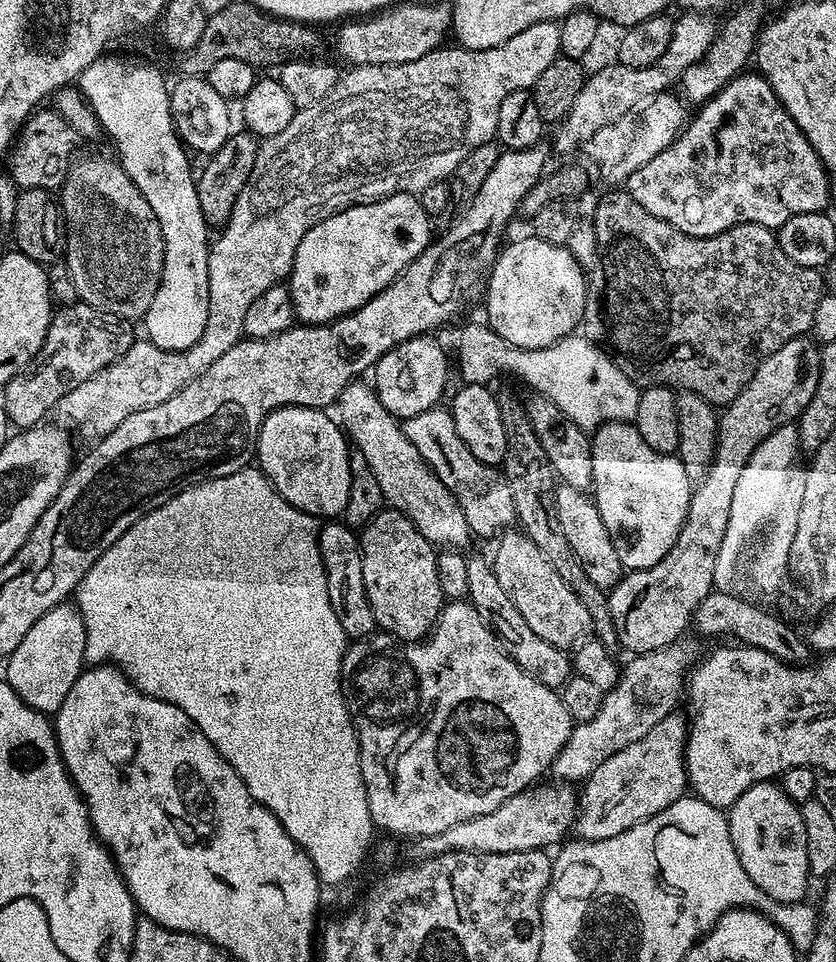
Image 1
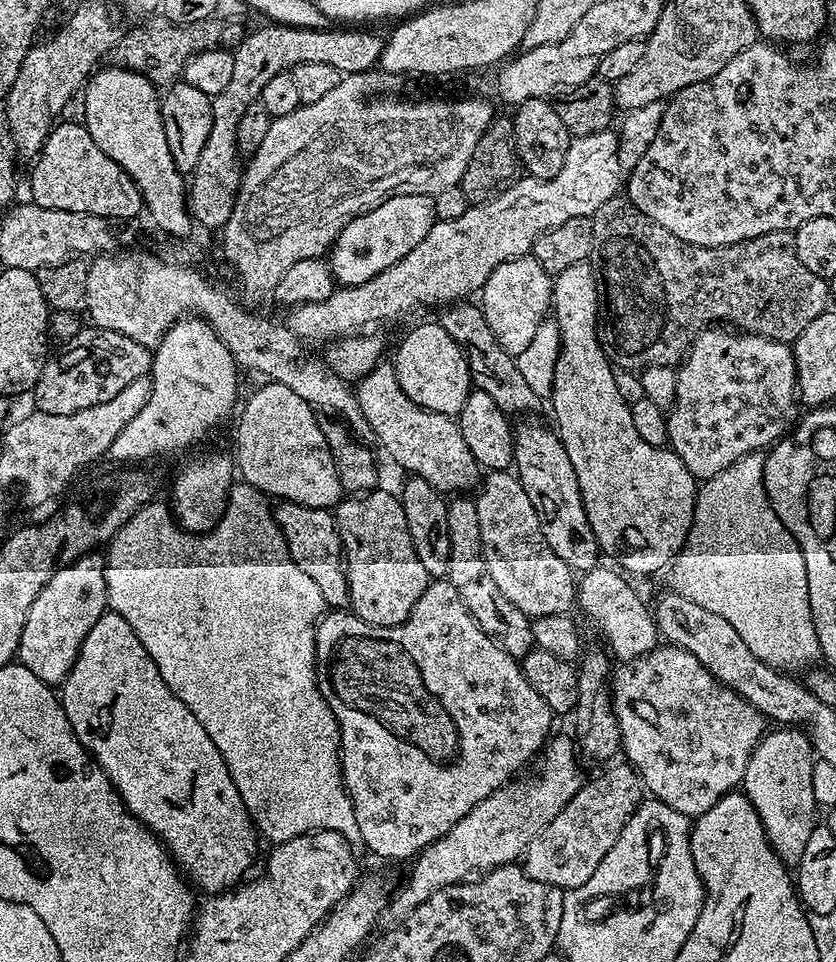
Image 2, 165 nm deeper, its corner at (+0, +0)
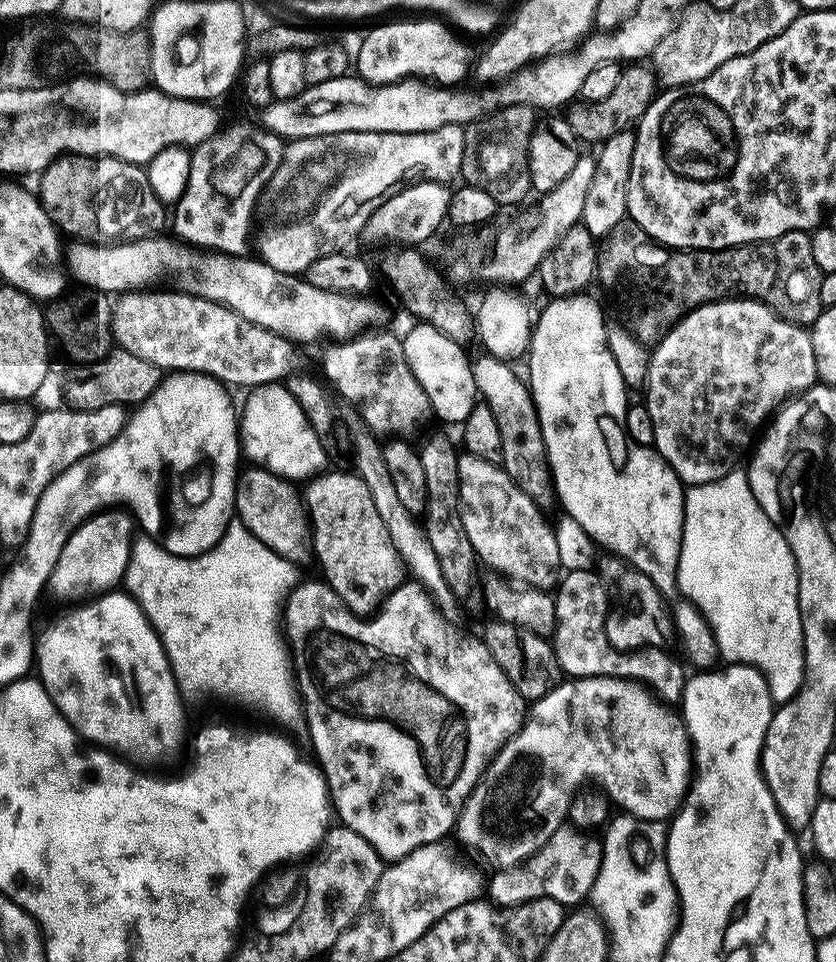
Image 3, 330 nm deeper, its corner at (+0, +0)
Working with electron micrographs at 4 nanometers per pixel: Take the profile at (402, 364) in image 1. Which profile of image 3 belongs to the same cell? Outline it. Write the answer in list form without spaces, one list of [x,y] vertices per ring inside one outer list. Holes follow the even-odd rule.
[[[416,322],[413,325],[402,336],[404,353],[414,378],[418,378],[418,386],[426,390],[431,415],[436,415],[448,424],[463,425],[464,419],[478,402],[470,358],[464,354],[465,349],[458,342],[446,338],[446,334],[442,334],[434,326],[427,322]]]

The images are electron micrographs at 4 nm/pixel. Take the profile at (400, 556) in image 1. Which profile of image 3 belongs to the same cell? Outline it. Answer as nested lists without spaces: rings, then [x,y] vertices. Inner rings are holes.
[[[352,470],[330,471],[313,476],[303,485],[304,490],[302,488],[302,504],[310,525],[310,548],[314,560],[316,556],[324,571],[323,579],[336,591],[340,601],[354,613],[372,614],[395,588],[405,583],[406,569],[398,550],[394,550],[394,542],[390,542],[390,534],[386,534],[386,526],[374,506],[374,498],[370,498],[370,490],[366,490],[366,482],[362,482],[362,478]]]

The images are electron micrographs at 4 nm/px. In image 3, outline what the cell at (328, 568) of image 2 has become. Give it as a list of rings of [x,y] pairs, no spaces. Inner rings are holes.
[[[249,466],[244,472],[241,471],[236,477],[236,511],[239,523],[246,526],[246,530],[250,530],[250,534],[254,534],[254,538],[258,538],[258,542],[262,542],[266,546],[270,546],[270,550],[274,550],[274,554],[278,554],[282,558],[292,561],[293,564],[303,565],[304,559],[310,556],[310,526],[307,522],[305,511],[302,509],[302,500],[299,493],[296,492],[291,483],[281,476],[276,476],[267,469],[259,466]]]

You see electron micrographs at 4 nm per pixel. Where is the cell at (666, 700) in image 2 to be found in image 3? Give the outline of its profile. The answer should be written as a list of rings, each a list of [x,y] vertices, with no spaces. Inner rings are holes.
[[[582,677],[580,679],[568,678],[568,681],[557,683],[555,687],[537,700],[531,701],[527,709],[523,724],[515,734],[501,746],[499,752],[488,762],[480,780],[474,786],[474,790],[466,798],[464,805],[460,807],[460,816],[456,820],[454,836],[457,836],[472,852],[480,852],[480,856],[489,864],[489,869],[514,868],[517,864],[523,864],[529,860],[559,828],[565,827],[568,811],[572,805],[572,799],[585,787],[584,783],[589,780],[589,785],[595,786],[603,795],[607,796],[617,809],[623,810],[627,815],[637,816],[639,820],[662,820],[667,821],[676,815],[685,793],[688,792],[690,783],[690,741],[688,731],[684,729],[684,721],[679,715],[671,716],[664,710],[665,705],[657,700],[648,688],[635,680],[622,679],[620,677]]]

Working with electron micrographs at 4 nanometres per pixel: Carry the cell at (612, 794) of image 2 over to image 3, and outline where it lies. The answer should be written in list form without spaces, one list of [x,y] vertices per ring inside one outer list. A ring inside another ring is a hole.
[[[571,826],[559,828],[550,842],[546,842],[542,850],[535,852],[523,864],[493,871],[492,881],[486,884],[487,899],[501,908],[516,908],[538,898],[554,898],[565,906],[576,906],[587,901],[598,878],[602,844],[599,839],[587,840],[584,836],[587,835]]]

